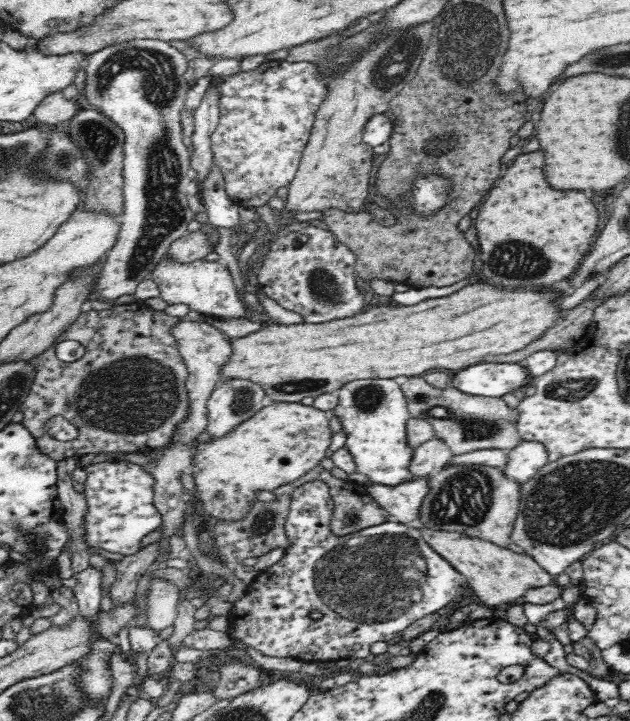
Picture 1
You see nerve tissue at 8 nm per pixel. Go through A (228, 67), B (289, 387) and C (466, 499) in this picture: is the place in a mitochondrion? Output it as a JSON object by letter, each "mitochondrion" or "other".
{"A":"other","B":"mitochondrion","C":"mitochondrion"}

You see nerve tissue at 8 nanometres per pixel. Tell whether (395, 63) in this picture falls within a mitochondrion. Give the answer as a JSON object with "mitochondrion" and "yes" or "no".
{"mitochondrion":"yes"}

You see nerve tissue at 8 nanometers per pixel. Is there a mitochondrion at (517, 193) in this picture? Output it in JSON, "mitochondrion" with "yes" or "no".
{"mitochondrion":"no"}

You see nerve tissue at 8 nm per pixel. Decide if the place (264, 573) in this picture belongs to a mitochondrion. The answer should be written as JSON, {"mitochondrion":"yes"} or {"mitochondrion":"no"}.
{"mitochondrion":"no"}

